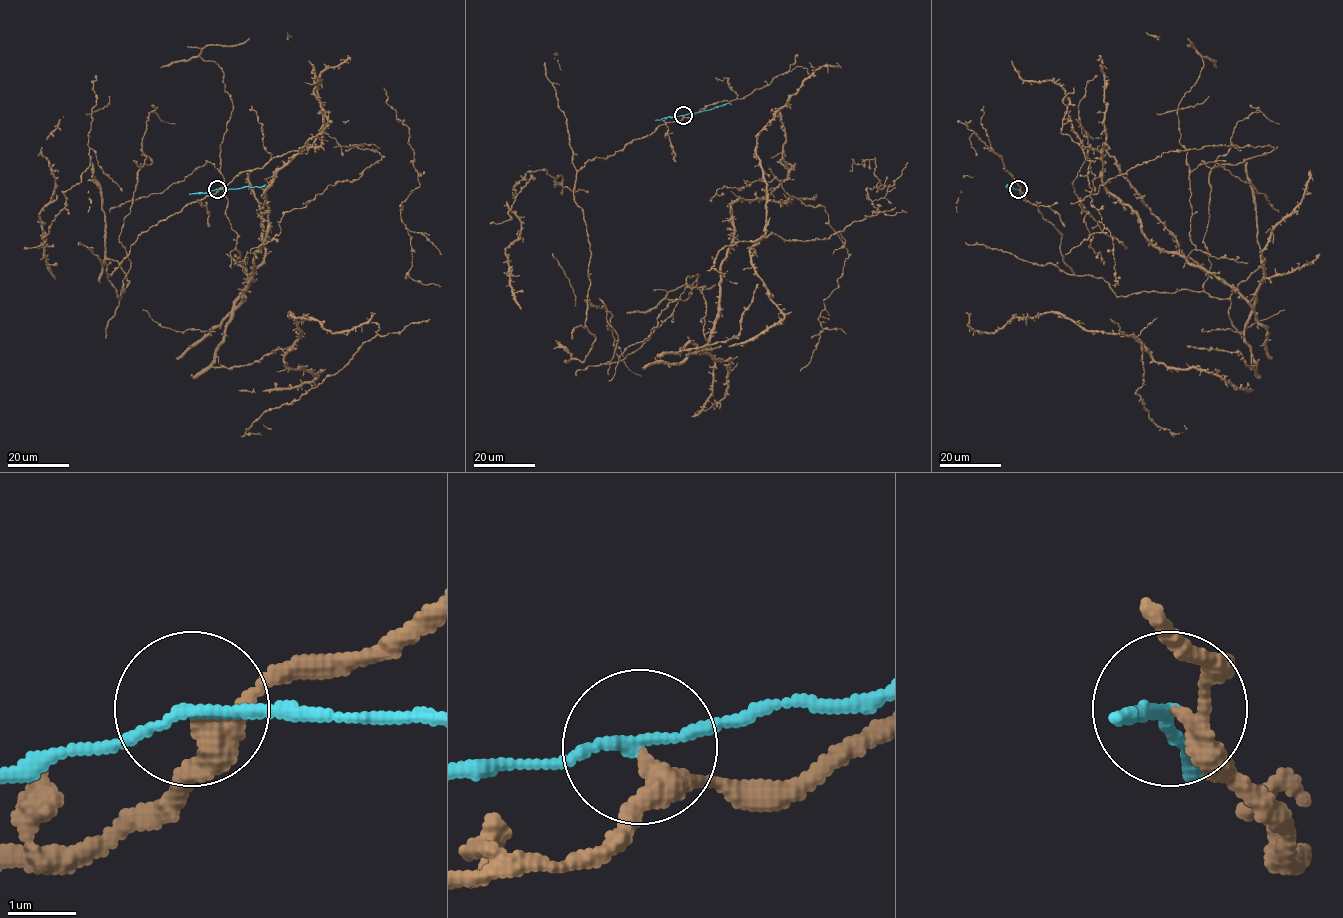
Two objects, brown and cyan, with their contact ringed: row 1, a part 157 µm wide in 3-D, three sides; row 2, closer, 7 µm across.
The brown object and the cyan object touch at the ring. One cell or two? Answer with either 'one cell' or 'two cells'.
two cells

